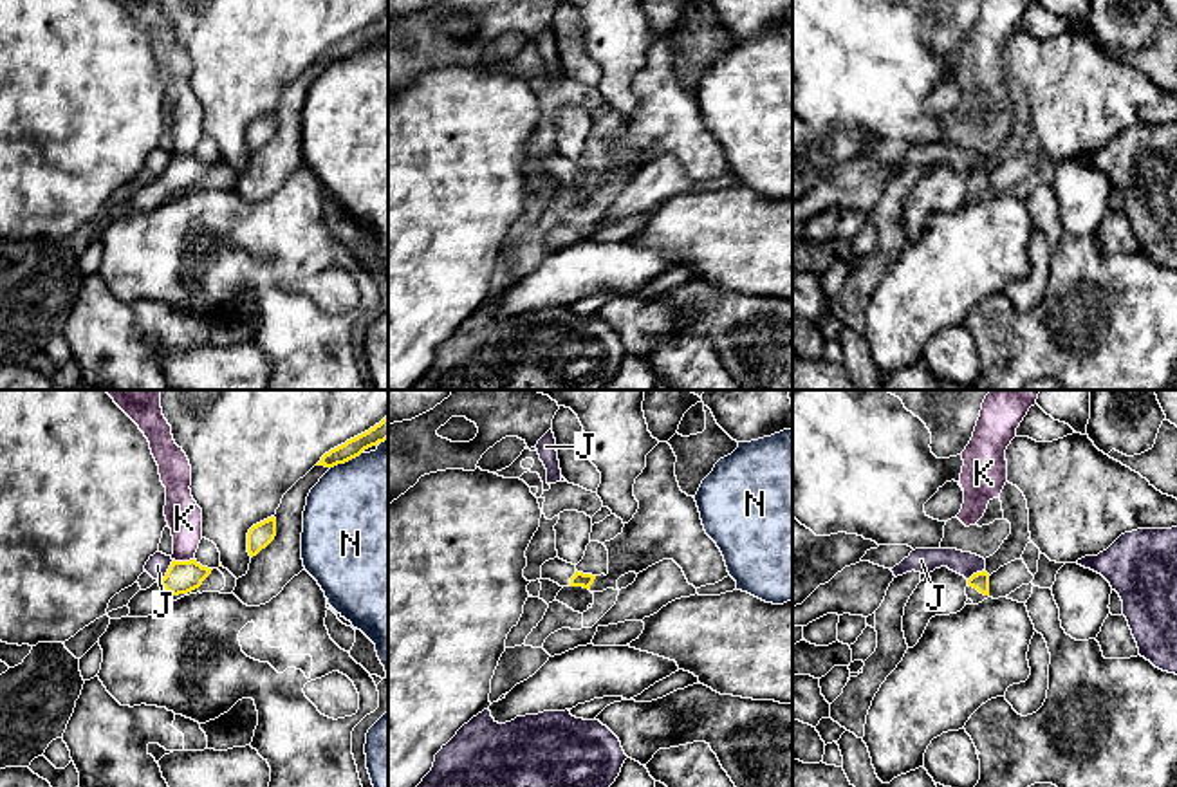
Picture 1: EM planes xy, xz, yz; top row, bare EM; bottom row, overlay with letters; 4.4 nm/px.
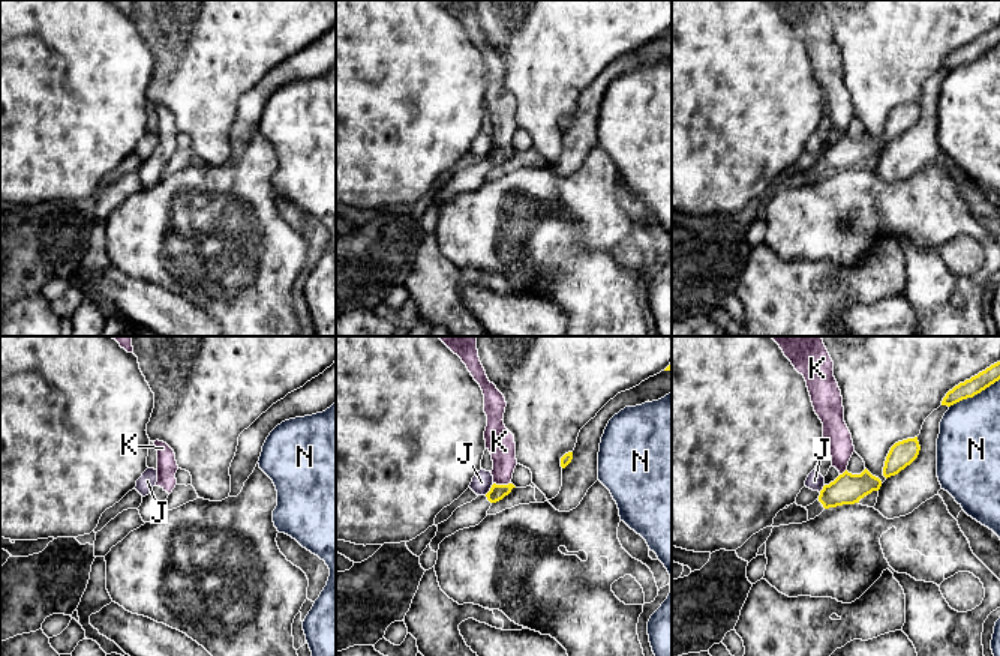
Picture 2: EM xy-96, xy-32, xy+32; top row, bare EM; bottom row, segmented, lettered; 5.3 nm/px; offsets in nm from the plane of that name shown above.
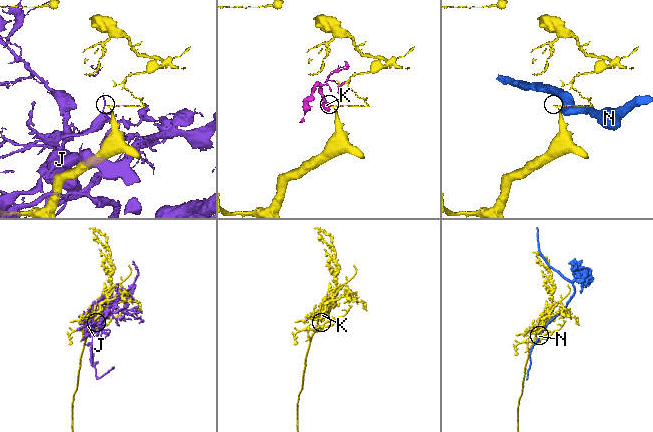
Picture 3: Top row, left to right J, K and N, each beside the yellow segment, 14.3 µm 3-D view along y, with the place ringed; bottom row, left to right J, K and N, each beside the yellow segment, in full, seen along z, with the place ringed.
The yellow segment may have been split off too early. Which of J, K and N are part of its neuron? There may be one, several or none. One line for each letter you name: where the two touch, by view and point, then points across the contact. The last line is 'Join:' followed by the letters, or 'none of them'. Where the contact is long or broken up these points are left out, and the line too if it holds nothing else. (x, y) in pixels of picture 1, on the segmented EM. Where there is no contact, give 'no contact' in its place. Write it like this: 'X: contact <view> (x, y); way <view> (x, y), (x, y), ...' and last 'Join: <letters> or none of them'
Join: none of them

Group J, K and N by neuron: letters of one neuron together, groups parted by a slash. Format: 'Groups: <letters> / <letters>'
Groups: J / K / N

